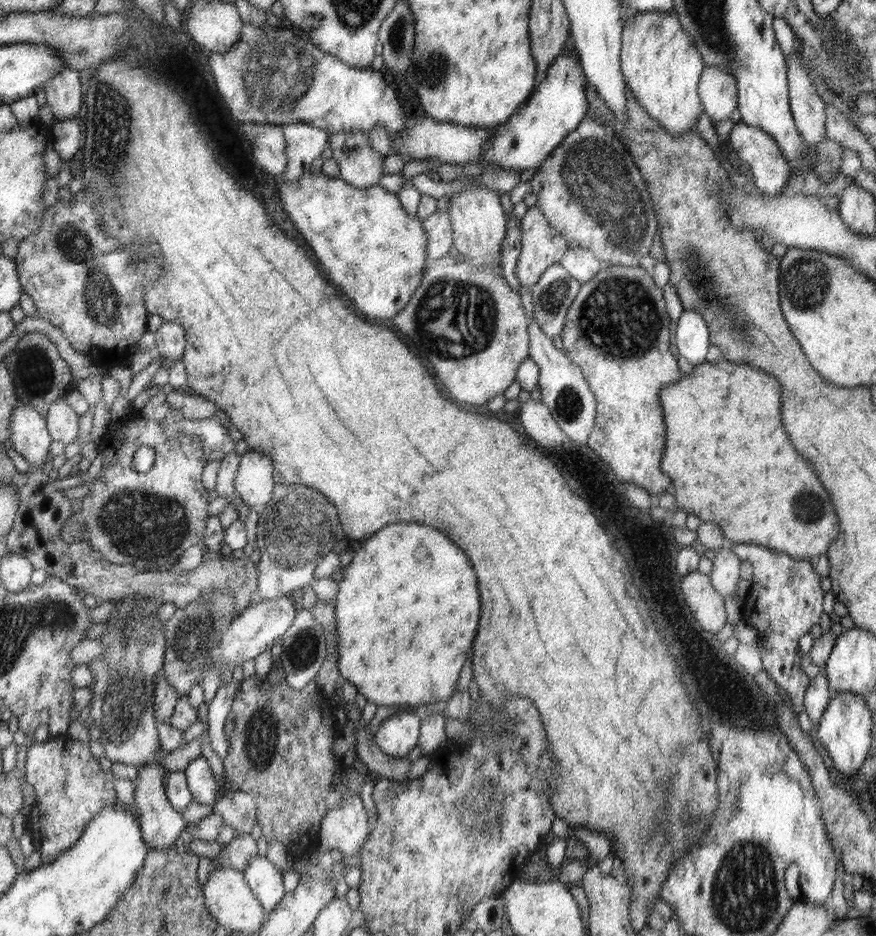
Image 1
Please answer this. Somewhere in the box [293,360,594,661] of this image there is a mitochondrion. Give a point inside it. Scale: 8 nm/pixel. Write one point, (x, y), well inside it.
(568, 404)

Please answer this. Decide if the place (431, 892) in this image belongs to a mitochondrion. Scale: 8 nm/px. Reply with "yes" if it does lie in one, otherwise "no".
no

